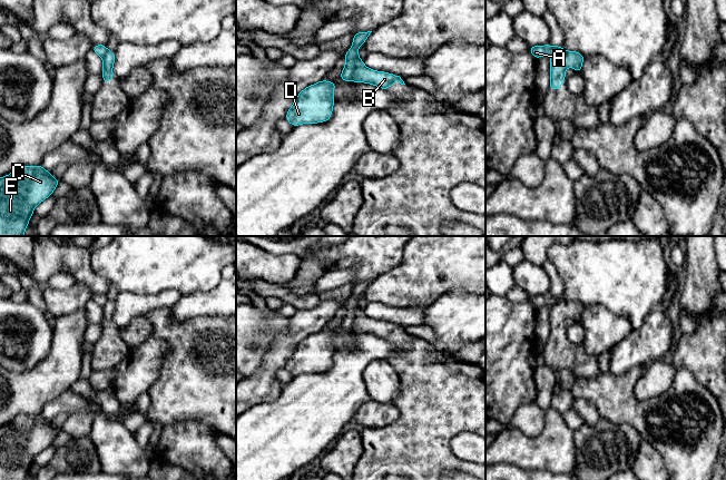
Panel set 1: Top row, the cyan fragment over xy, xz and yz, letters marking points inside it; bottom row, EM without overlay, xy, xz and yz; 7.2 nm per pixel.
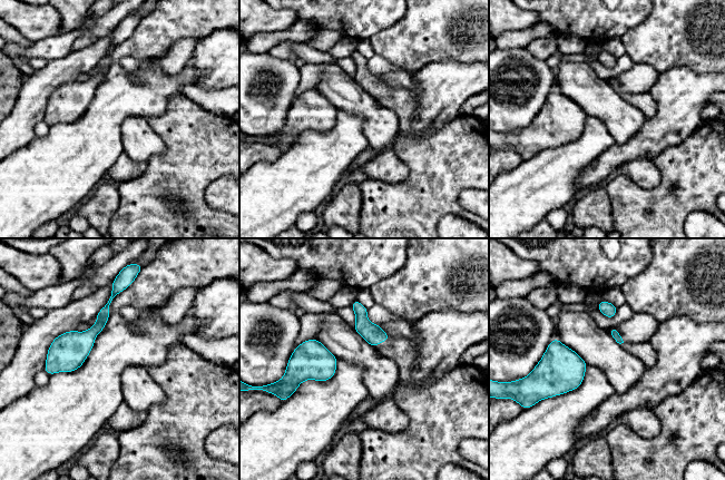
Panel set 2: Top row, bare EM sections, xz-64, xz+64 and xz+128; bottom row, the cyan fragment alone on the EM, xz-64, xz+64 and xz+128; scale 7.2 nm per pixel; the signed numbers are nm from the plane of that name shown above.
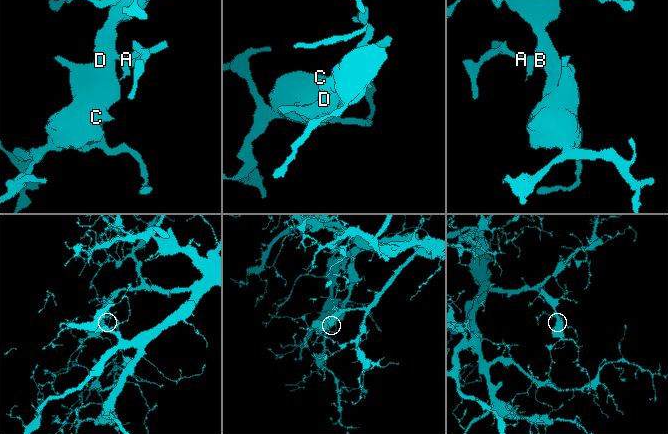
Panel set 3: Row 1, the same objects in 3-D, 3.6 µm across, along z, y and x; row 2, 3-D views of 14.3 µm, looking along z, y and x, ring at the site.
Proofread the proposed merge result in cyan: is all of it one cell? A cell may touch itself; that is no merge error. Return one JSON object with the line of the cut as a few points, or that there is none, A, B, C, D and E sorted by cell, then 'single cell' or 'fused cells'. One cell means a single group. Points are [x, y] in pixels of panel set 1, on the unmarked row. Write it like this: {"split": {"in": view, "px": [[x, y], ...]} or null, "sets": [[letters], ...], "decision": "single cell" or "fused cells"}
{"split": {"in": "xz", "px": [[357, 306], [351, 330]]}, "sets": [["A", "C", "D", "E"], ["B"]], "decision": "fused cells"}

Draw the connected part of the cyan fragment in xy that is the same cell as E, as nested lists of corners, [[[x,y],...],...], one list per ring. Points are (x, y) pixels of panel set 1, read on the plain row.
[[[41,413],[20,414],[11,423],[0,427],[0,480],[26,480],[35,457],[51,445],[60,431]]]

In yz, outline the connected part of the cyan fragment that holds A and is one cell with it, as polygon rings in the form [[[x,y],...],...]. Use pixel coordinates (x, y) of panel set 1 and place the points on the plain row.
[[[543,294],[543,295],[530,295],[529,302],[537,308],[539,308],[542,305],[556,305],[559,302],[567,302],[568,300],[565,300],[561,297],[561,295],[550,295],[550,294]]]

